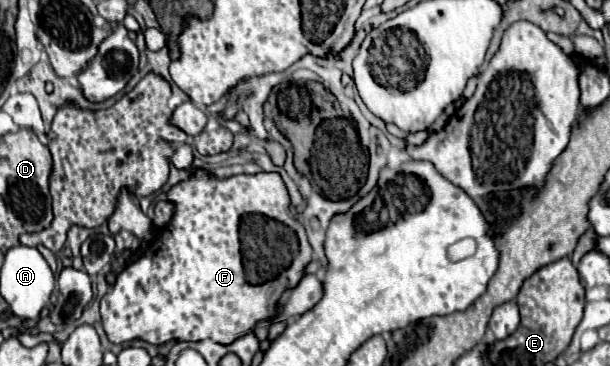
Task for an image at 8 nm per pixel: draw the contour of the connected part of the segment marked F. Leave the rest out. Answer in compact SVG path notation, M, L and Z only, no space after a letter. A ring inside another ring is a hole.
M198 168L188 180L172 186L166 200L174 204L172 220L158 232L160 238L156 234L146 252L118 274L114 286L100 302L108 340L122 344L140 338L160 346L170 340L188 342L210 338L220 344L230 344L254 330L256 322L274 316L280 294L300 282L304 276L302 266L312 256L305 228L298 222L296 208L290 204L282 176L278 172L258 172L216 178L208 170Z

